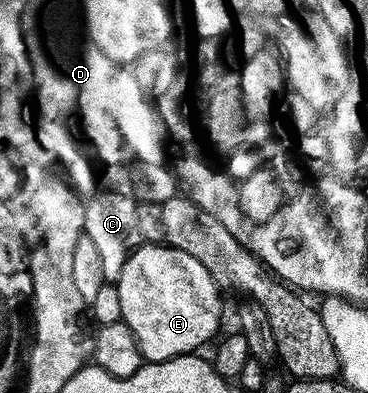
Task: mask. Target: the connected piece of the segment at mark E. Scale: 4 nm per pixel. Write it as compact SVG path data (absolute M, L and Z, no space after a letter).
M139 245L126 257L116 285L120 298L121 321L125 322L132 332L146 362L163 362L181 354L201 351L201 346L219 333L223 295L204 264L200 264L200 260L195 260L193 256L188 256L188 252L180 252L171 246Z

